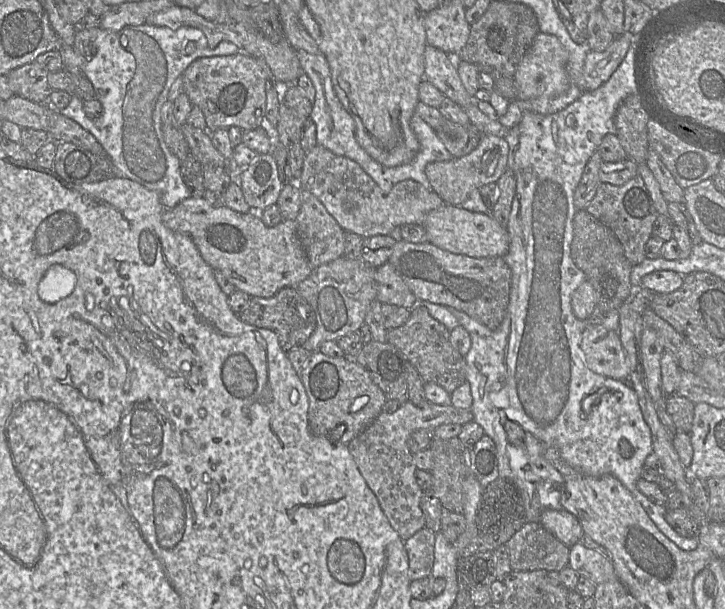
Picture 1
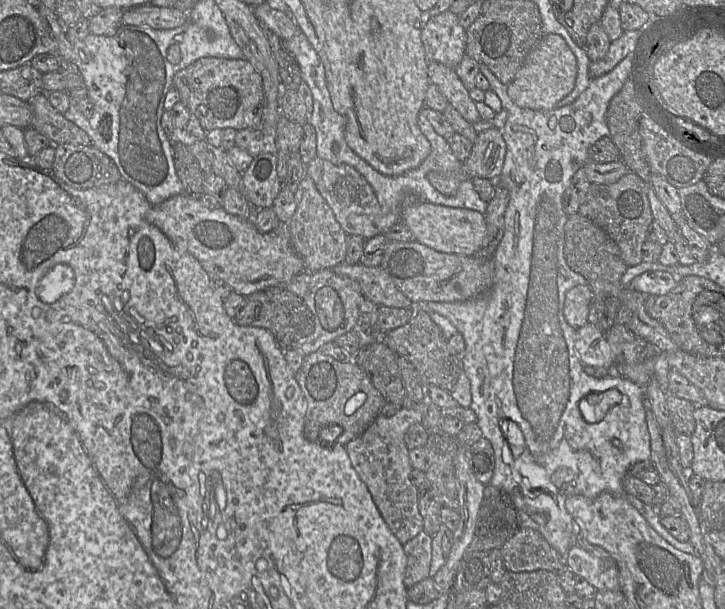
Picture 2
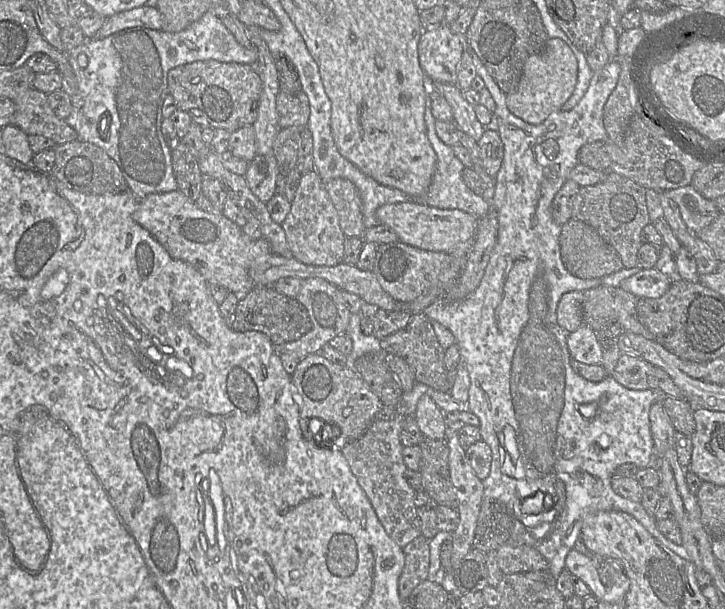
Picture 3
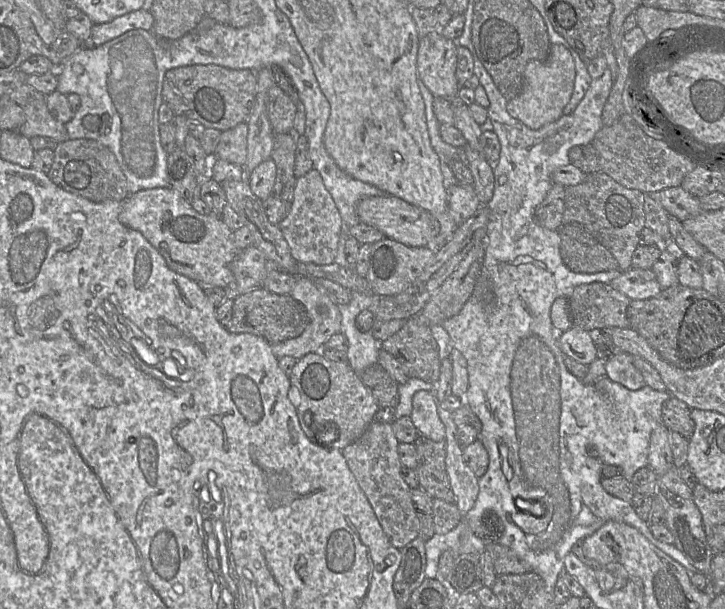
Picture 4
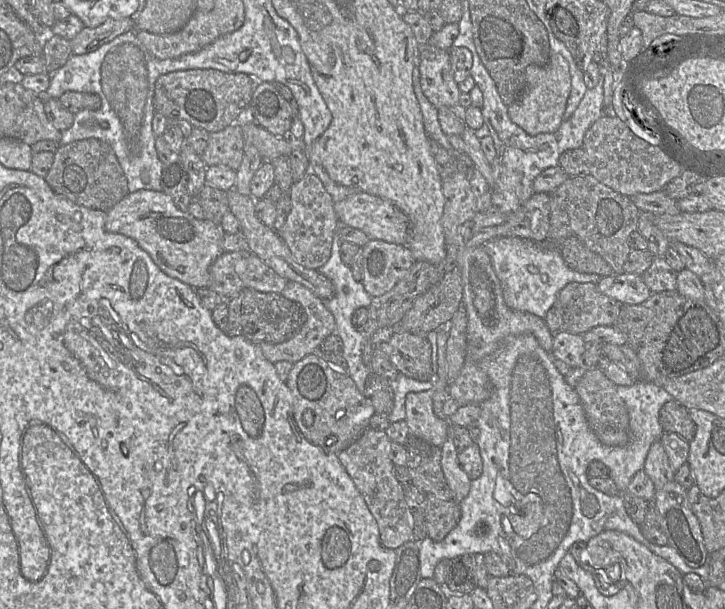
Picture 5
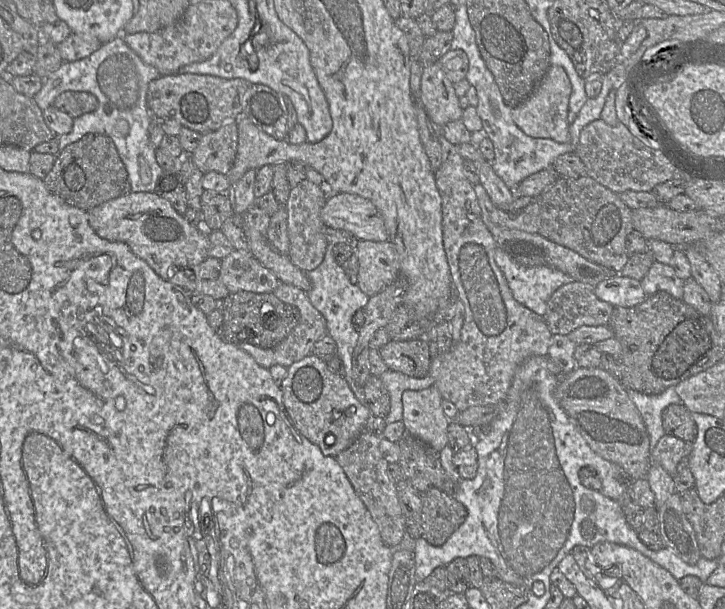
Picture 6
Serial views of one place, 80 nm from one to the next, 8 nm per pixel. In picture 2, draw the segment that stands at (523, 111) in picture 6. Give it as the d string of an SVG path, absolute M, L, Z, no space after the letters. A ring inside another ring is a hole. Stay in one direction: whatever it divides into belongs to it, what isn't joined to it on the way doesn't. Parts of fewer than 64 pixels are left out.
M544 34L508 85L507 93L518 107L549 111L573 90L576 77L577 60L564 39L557 34Z

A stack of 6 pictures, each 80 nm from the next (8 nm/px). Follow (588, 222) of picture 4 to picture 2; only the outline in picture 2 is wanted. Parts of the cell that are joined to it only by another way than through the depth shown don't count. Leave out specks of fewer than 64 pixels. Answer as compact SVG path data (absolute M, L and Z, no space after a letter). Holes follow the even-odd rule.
M629 172L611 184L591 183L578 213L589 218L610 236L628 267L643 262L642 245L647 241L647 230L654 218L647 195L647 183L636 173Z

